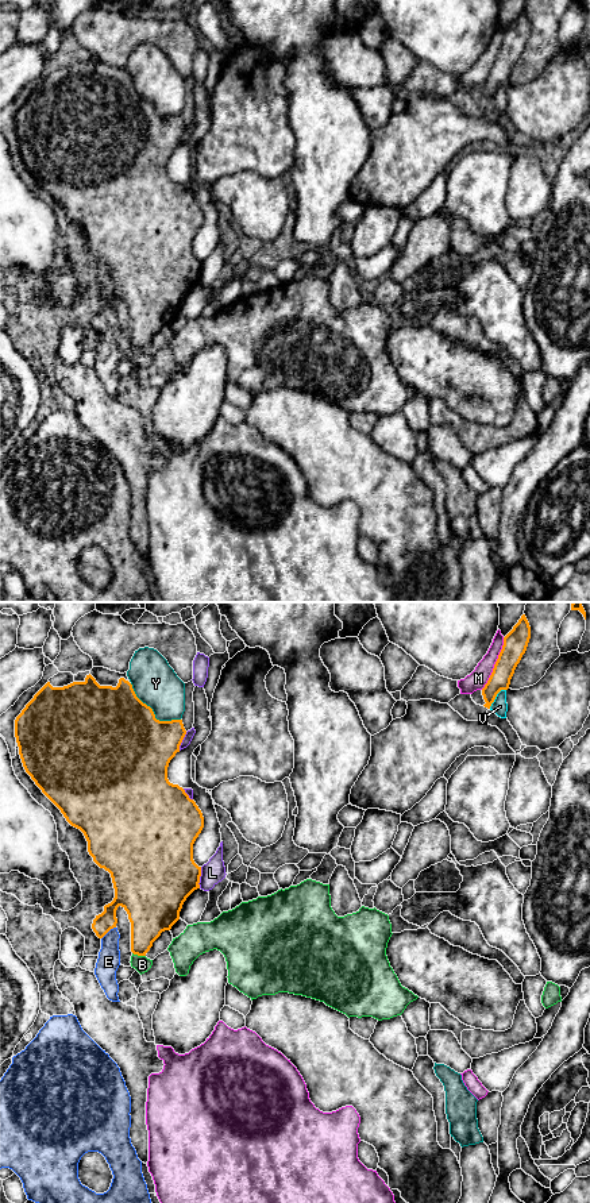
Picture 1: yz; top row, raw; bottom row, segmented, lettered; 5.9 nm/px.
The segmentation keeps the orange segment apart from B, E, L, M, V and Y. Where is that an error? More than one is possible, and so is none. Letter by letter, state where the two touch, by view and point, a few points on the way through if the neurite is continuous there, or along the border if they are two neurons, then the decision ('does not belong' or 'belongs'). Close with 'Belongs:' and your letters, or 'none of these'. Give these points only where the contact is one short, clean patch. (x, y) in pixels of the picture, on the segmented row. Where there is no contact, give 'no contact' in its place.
B: contact yz (139, 955); border yz (132, 952), (145, 956); does not belong
E: contact yz (108, 930); way yz (147, 916), (118, 902), (108, 930), (108, 961); belongs
L: contact yz (199, 878); does not belong
M: contact yz (496, 663); does not belong
V: contact yz (496, 696); does not belong
Y: contact yz (153, 712); does not belong
Belongs: E

